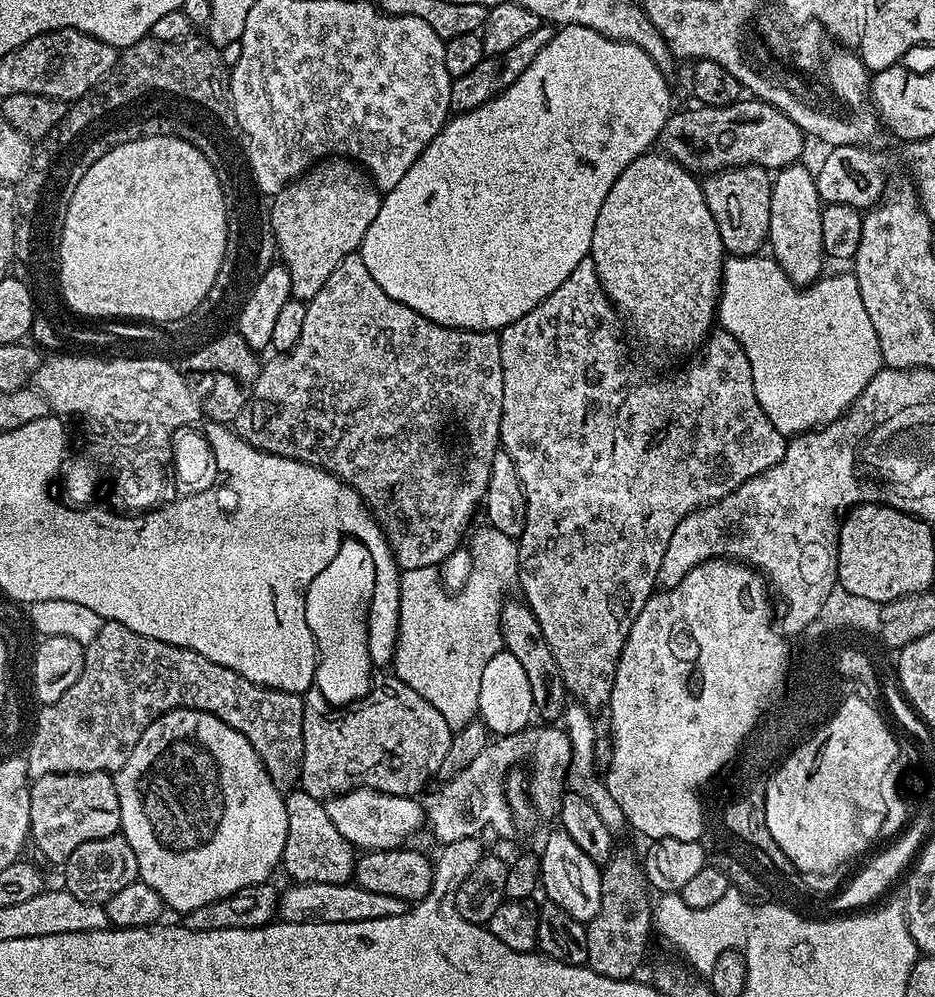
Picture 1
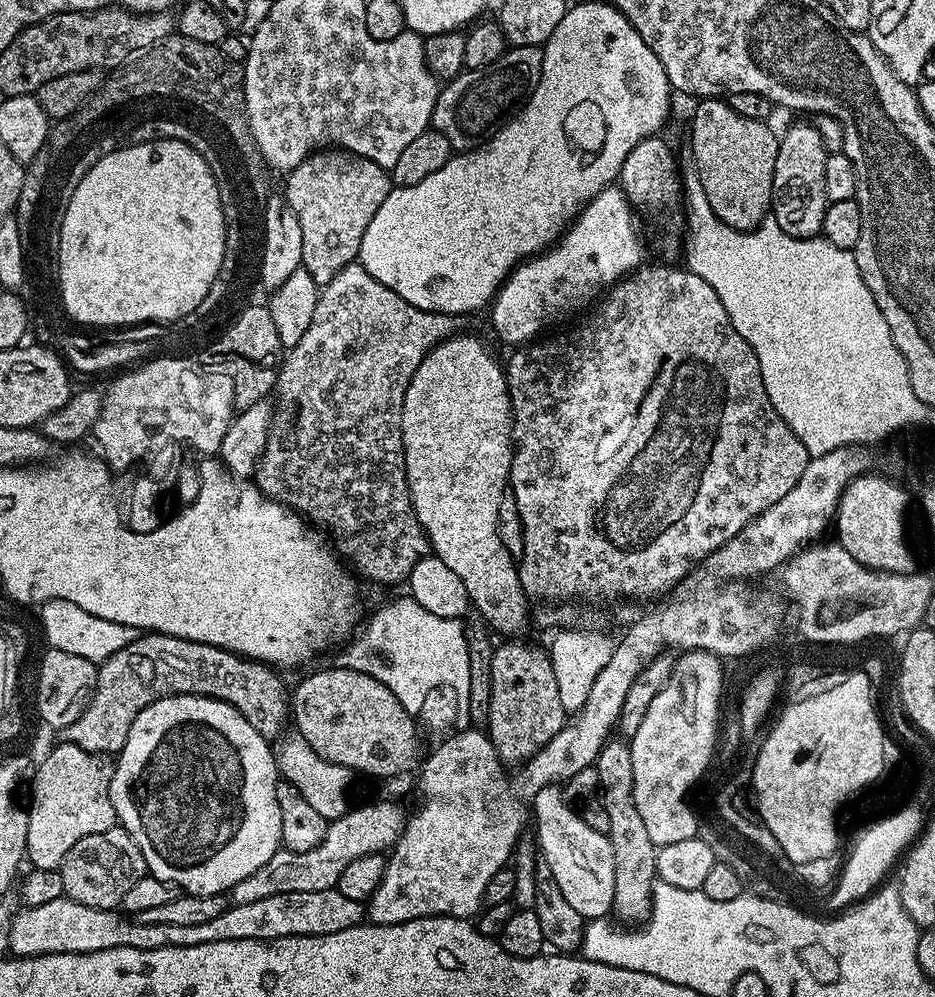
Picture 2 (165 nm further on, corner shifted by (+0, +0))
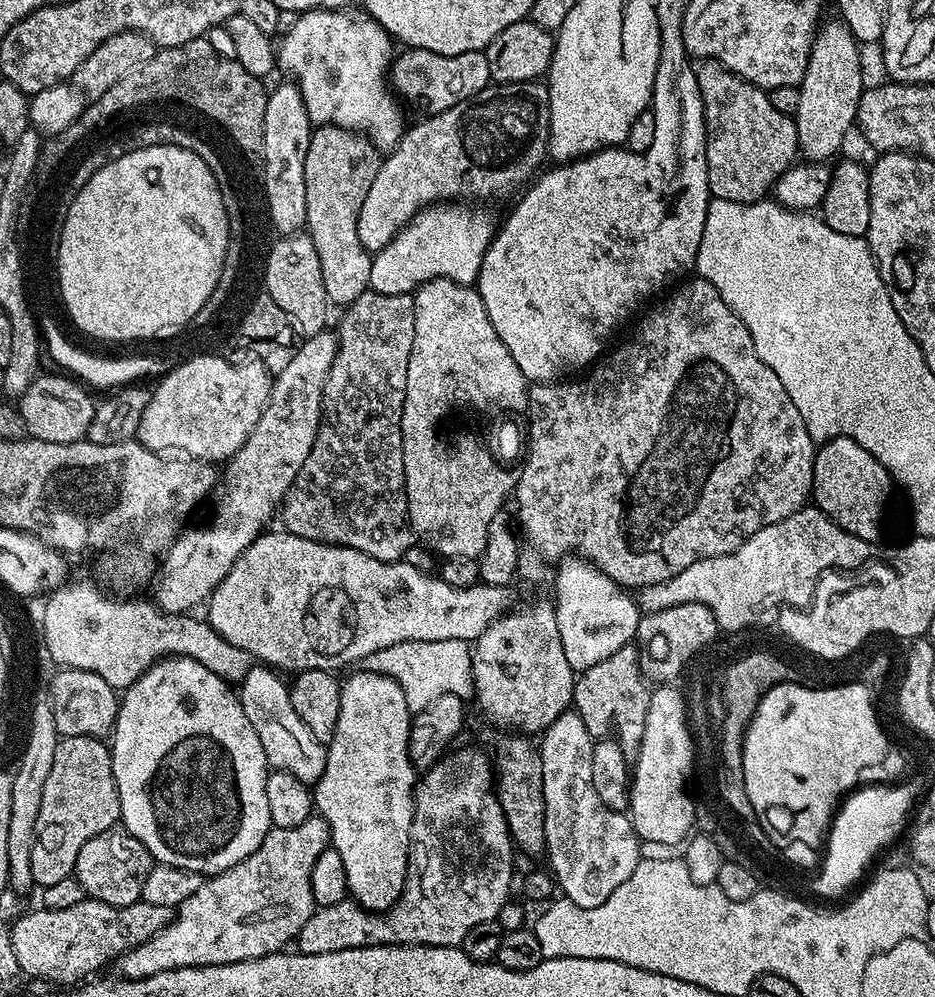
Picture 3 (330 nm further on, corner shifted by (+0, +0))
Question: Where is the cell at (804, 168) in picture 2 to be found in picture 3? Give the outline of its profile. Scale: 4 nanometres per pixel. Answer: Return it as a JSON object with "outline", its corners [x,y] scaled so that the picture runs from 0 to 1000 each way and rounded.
{"outline":[[[897,18],[878,23],[862,74],[853,85],[856,97],[849,117],[853,134],[855,155],[864,162],[886,162],[903,144],[907,131],[912,131],[920,109],[920,95],[924,93],[923,70],[920,69],[920,44],[911,36],[907,25]]]}

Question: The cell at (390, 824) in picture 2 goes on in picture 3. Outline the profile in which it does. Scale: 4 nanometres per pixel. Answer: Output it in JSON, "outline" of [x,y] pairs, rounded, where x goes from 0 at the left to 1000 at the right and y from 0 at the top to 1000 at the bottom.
{"outline":[[[340,816],[327,820],[323,828],[291,829],[272,857],[259,861],[255,869],[246,869],[246,873],[219,881],[216,889],[212,889],[212,893],[207,893],[207,897],[203,897],[203,901],[187,912],[184,924],[176,931],[169,933],[165,941],[152,945],[152,949],[128,960],[127,978],[135,983],[155,983],[160,981],[160,977],[187,971],[263,965],[307,952],[339,912],[336,893],[332,891],[332,879],[336,877],[336,865],[340,865],[340,859],[352,851],[354,841],[351,826]]]}

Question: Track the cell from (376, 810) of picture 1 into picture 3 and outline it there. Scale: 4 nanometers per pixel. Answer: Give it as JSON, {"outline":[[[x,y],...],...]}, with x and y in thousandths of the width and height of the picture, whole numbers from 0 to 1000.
{"outline":[[[287,668],[268,670],[255,686],[257,712],[267,720],[267,728],[272,736],[276,736],[276,744],[280,744],[288,771],[314,776],[319,784],[337,788],[344,780],[344,772],[349,772],[351,752],[348,743],[336,740],[336,736],[327,732],[327,724],[319,720],[310,705],[309,687],[294,677],[296,675]]]}

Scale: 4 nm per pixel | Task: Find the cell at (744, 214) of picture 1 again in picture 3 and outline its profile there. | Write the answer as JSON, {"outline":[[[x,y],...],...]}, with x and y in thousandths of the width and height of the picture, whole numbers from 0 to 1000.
{"outline":[[[753,62],[744,68],[747,78],[747,90],[751,90],[751,102],[753,103],[753,125],[757,141],[755,142],[755,166],[757,168],[757,191],[765,199],[776,199],[781,203],[790,205],[805,205],[809,201],[818,200],[829,190],[832,179],[836,179],[852,163],[856,147],[853,146],[853,134],[851,133],[851,121],[846,116],[828,110],[824,103],[821,92],[813,88],[810,84],[798,82],[789,74],[785,74],[780,68],[773,68],[771,64],[765,62]]]}

